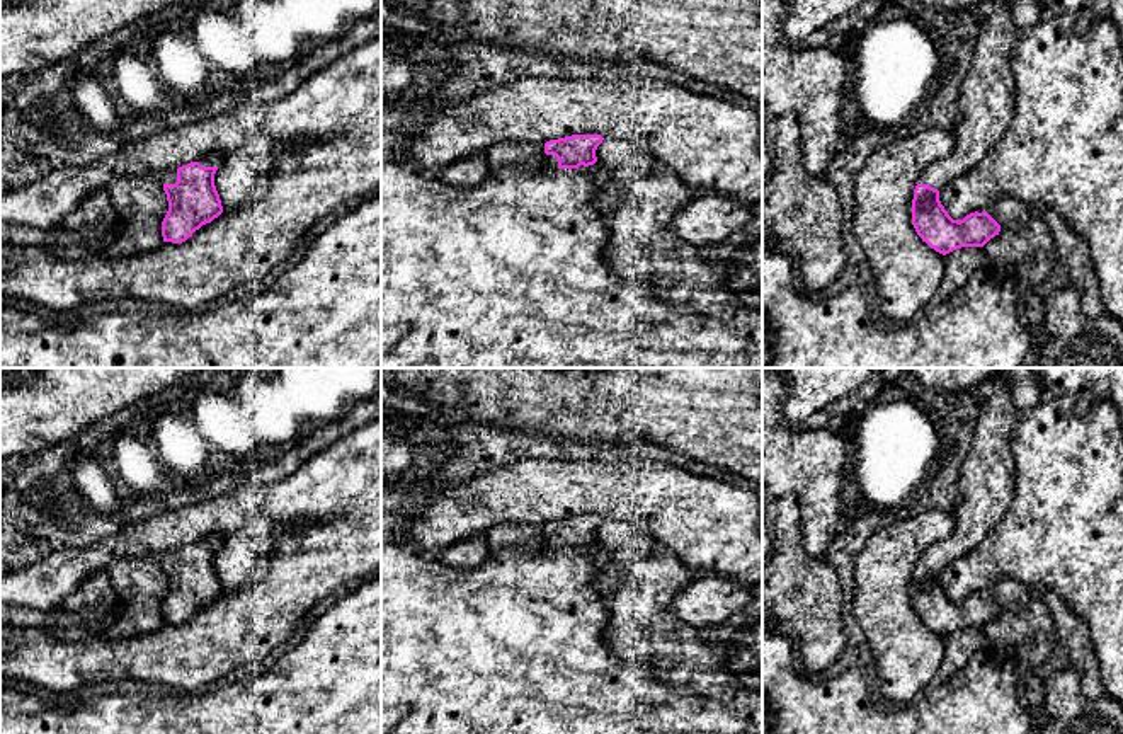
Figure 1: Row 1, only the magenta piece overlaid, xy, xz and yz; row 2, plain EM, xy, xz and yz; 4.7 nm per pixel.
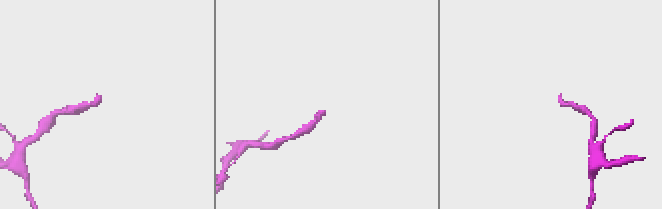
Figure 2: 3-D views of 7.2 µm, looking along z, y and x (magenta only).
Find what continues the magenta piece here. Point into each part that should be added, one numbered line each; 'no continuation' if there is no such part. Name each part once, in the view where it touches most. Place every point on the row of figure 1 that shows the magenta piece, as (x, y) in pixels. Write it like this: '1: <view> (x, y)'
1: xy (169, 176)

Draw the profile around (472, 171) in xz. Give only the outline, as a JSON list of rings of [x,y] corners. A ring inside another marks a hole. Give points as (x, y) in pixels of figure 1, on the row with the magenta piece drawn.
[[[485,150],[437,169],[434,174],[447,184],[475,187],[482,184],[492,174],[492,170],[488,167],[488,155]]]

